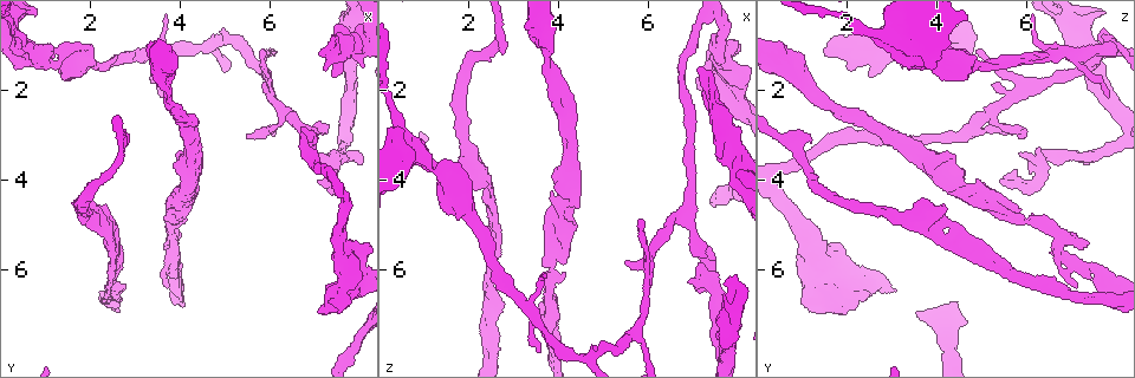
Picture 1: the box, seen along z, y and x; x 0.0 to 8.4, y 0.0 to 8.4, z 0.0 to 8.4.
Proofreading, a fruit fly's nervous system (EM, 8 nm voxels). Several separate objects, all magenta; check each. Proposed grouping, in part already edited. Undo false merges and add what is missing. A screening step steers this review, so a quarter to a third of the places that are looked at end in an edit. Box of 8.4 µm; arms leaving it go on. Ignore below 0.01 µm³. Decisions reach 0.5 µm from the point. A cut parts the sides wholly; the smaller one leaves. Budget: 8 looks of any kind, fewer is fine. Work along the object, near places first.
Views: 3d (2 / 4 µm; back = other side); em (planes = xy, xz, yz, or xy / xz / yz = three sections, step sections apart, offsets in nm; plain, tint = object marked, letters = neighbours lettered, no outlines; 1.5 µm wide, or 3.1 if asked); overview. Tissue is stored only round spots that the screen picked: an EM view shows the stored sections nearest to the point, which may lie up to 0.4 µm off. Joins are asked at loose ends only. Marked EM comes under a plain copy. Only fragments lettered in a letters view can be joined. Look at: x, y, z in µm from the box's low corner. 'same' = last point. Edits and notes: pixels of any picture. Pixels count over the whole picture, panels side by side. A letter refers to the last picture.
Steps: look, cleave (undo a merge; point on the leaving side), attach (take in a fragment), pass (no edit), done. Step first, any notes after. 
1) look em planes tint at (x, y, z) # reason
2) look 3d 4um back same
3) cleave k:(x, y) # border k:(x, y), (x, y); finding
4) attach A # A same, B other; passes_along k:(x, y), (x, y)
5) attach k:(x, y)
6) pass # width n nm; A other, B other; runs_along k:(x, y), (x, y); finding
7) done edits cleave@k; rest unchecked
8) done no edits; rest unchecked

look 3d 4um at (5.50, 3.10, 5.85) # branch stops here

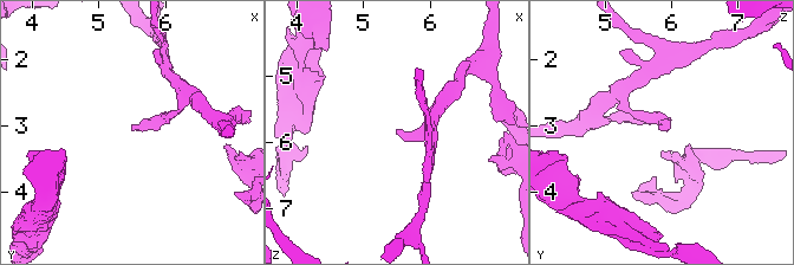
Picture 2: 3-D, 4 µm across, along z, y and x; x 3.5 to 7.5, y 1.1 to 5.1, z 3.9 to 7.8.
look em planes letters at (5.50, 3.05, 5.85)

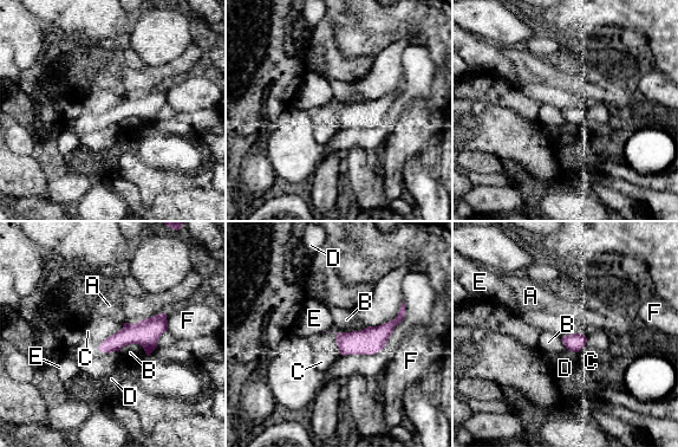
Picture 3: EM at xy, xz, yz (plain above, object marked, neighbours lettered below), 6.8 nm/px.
pass # longest_contact B 200 nm; A other, B other, C other, D other, E other, F other; border 3:(104, 339), (98, 348), (103, 352); none of them fits

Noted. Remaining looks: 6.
look em xz step 8 letters at (7.30, 1.70, 2.45) # branch stops here

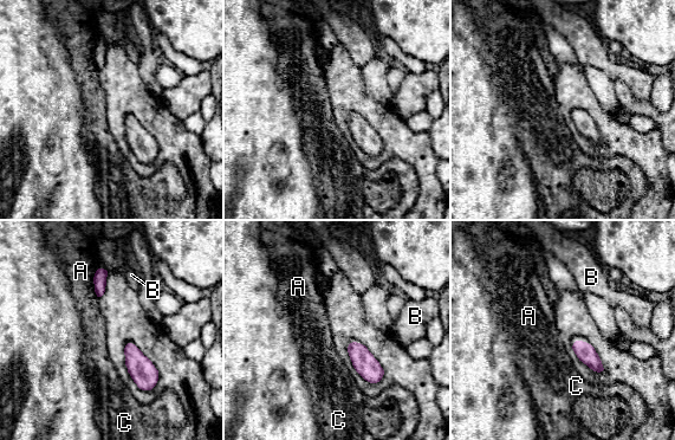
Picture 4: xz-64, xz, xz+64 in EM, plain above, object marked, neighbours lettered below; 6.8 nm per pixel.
look em planes letters same # another direction

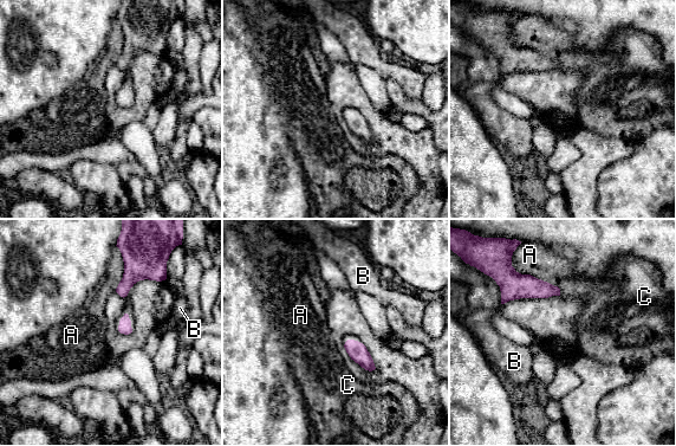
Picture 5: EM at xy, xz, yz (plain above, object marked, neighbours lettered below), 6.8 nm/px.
pass # A other, B other, C other; border 5:(527, 273), (546, 280), (559, 289); none of them fits

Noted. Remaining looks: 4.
look em planes tint at (3.25, 1.20, 6.70) # arms part here

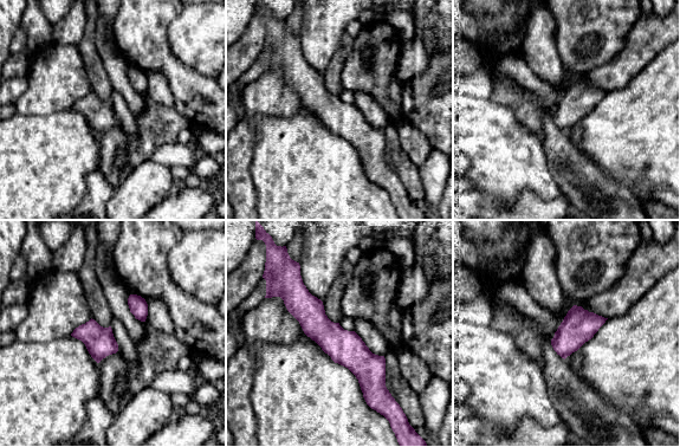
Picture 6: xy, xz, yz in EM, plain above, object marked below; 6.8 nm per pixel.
look em planes letters same # see the neighbours

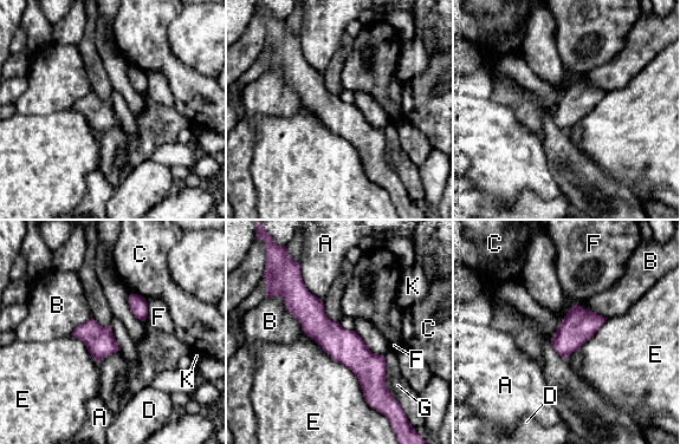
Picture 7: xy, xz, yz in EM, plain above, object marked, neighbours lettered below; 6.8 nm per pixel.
pass # longest_contact E 700 nm; A other, B other, C other, D other, E other, F other, G other, K other; runs_along 7:(295, 279), (297, 299), (376, 393); one cell here

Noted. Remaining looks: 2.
done no edits; rest unchecked

